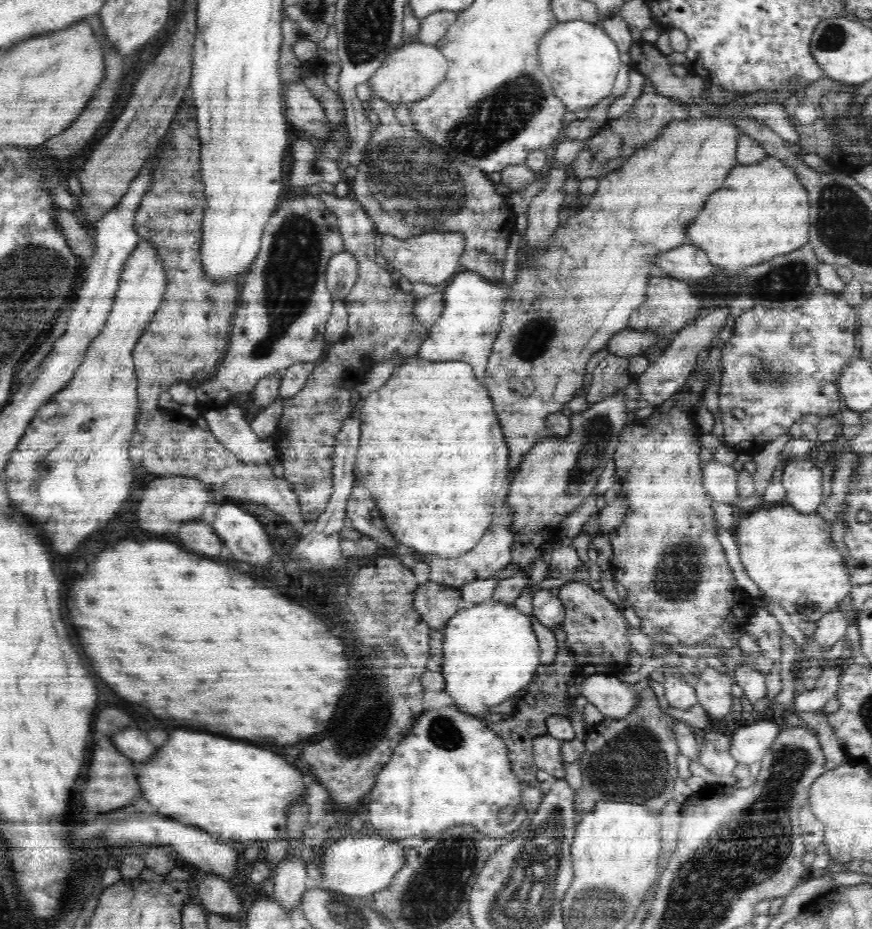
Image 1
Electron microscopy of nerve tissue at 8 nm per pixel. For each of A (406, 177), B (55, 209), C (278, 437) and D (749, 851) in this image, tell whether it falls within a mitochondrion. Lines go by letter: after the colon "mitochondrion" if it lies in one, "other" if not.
A: mitochondrion
B: other
C: other
D: mitochondrion

